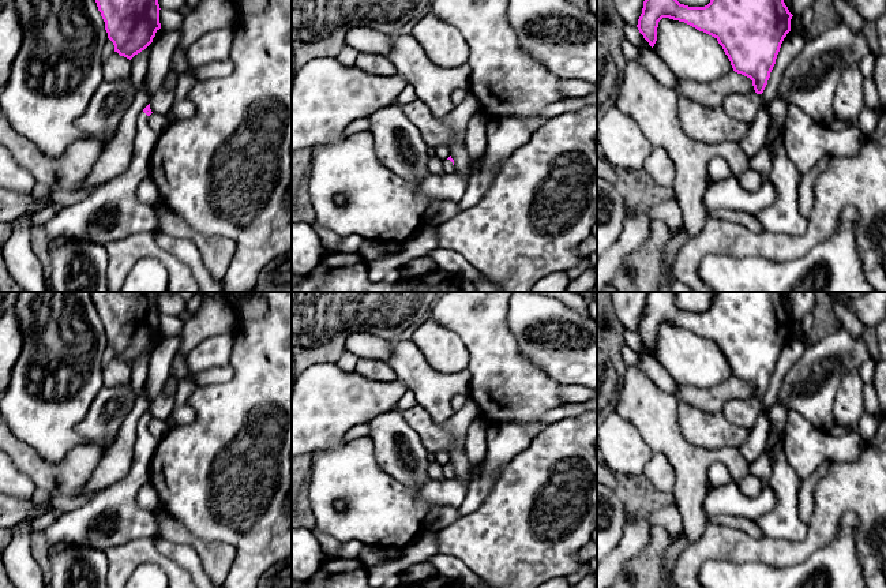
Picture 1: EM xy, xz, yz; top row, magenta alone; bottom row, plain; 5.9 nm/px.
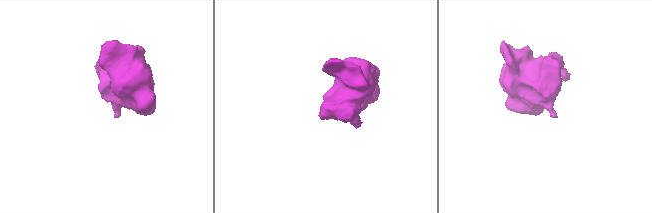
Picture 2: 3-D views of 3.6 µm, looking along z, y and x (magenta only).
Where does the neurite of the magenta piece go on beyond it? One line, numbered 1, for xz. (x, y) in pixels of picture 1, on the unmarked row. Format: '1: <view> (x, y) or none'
1: xz (447, 469)

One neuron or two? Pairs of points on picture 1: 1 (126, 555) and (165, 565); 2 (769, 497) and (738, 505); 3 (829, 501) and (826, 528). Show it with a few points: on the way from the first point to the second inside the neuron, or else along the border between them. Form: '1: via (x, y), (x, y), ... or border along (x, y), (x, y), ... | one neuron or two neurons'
1: via (135, 555), (156, 557) | one neuron
2: via (761, 504), (746, 505) | one neuron
3: via (829, 508), (826, 521) | one neuron

